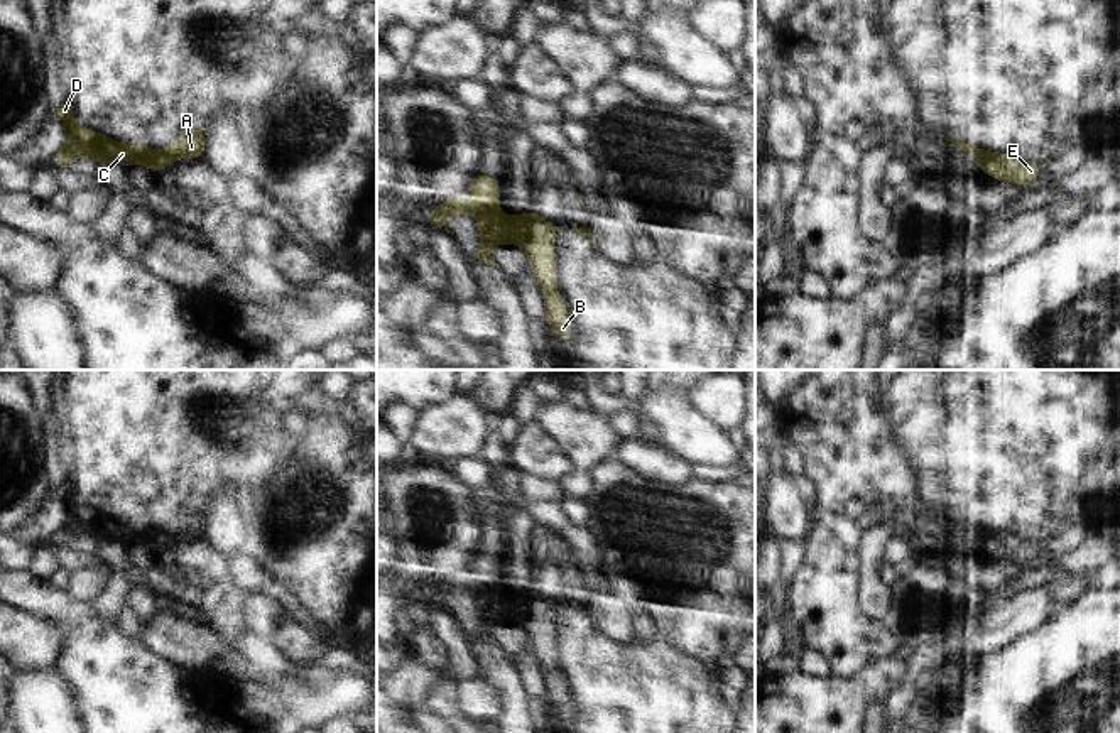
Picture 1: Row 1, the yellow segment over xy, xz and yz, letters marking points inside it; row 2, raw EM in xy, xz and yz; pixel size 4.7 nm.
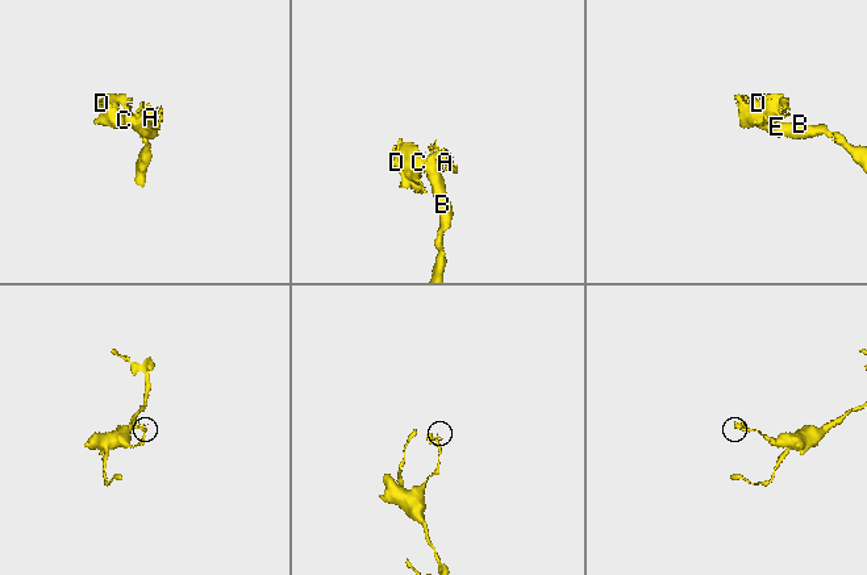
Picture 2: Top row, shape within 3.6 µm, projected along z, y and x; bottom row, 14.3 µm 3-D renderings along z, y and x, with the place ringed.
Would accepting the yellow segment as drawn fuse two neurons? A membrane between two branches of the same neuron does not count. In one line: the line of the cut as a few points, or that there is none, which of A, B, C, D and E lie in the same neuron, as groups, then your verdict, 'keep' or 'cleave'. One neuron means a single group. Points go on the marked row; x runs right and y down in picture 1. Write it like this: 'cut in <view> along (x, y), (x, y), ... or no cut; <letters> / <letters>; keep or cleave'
cut in xz along (553, 228), (532, 223), (521, 245); A C D / B E; cleave

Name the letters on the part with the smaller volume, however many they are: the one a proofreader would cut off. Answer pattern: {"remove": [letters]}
{"remove": ["A", "C", "D"]}

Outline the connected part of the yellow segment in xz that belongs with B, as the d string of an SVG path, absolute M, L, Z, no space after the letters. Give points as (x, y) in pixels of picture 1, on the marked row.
M534 223L529 226L527 238L522 245L532 277L537 280L542 302L544 319L554 338L564 341L573 336L573 323L557 290L556 274L556 247L552 243L552 228L549 225Z

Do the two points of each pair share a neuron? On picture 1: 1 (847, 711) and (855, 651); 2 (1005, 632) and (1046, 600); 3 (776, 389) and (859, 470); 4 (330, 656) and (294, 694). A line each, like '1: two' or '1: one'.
1: two
2: one
3: two
4: two

